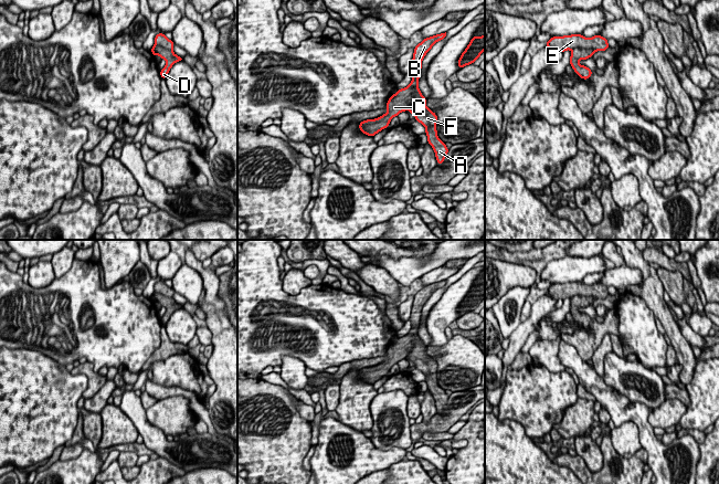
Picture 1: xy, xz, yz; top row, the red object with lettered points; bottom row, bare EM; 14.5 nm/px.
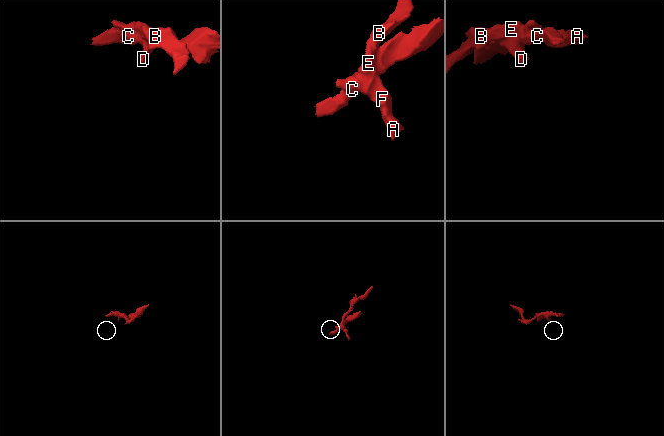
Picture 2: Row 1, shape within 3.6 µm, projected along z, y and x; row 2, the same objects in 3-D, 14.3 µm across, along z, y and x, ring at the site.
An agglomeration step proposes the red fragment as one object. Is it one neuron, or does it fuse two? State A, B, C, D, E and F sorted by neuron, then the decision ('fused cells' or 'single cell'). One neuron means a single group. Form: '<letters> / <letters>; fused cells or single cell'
A B E F / C D; fused cells

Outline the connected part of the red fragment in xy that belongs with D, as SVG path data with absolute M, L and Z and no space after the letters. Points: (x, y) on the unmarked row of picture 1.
M154 293L150 297L151 301L156 304L159 303L161 306L163 306L167 311L165 315L160 318L161 326L166 326L170 316L176 309L183 308L183 305L180 305L175 302L172 297L167 297L162 294Z

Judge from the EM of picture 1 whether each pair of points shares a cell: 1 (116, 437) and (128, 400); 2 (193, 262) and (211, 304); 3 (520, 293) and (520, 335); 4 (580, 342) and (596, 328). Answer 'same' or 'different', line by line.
1: different
2: same
3: different
4: same

